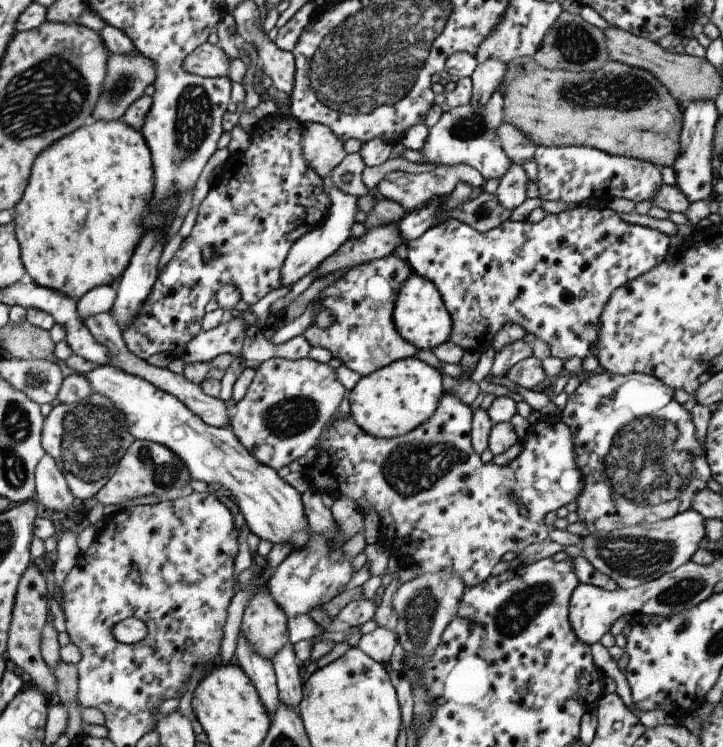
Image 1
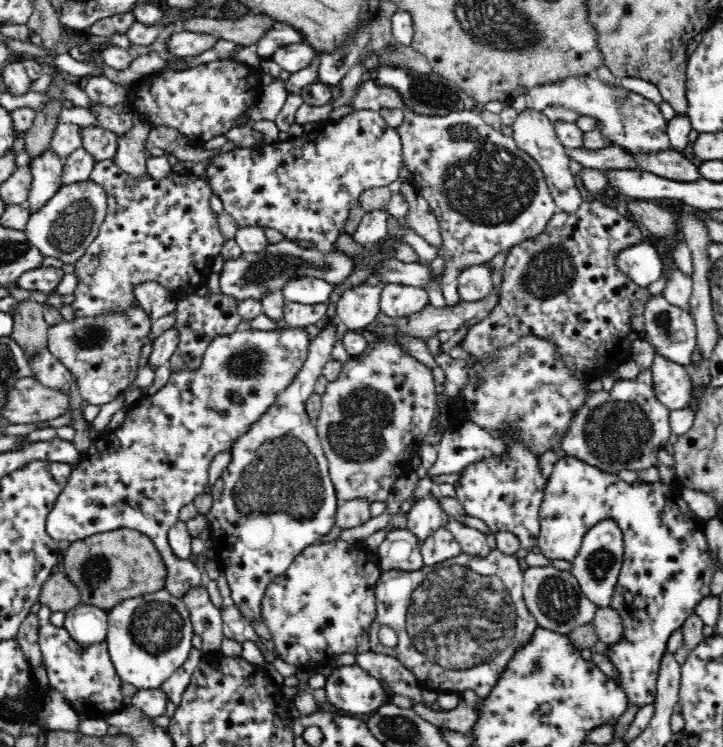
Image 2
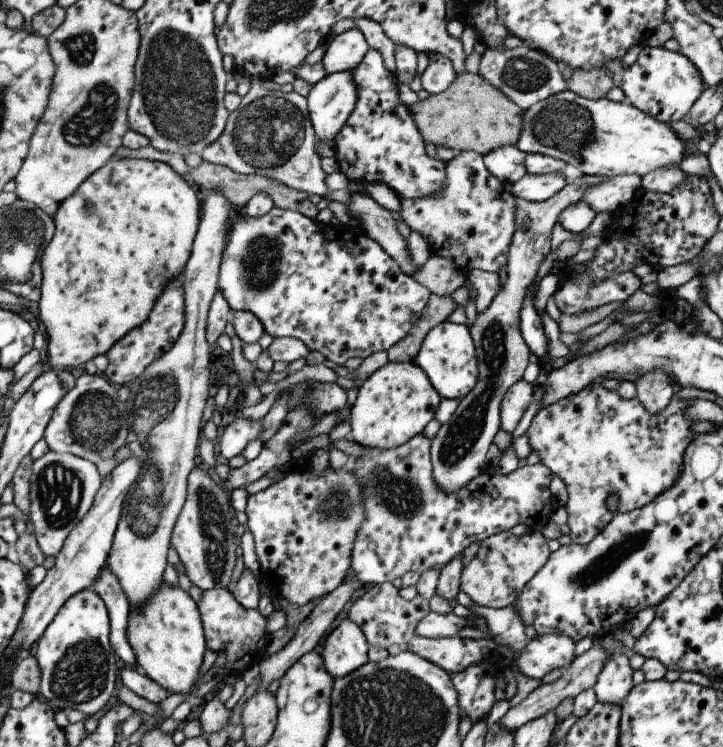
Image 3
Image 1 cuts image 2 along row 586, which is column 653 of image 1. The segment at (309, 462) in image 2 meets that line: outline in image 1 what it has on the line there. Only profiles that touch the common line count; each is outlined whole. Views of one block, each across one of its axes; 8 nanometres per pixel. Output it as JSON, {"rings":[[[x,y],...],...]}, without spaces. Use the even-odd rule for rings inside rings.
{"rings":[[[584,205],[567,209],[561,213],[548,213],[544,219],[538,223],[530,223],[527,220],[520,222],[504,221],[500,226],[493,228],[485,233],[479,233],[468,224],[456,219],[438,220],[422,236],[406,242],[407,260],[412,265],[413,272],[425,279],[431,280],[440,292],[442,300],[450,313],[453,325],[452,332],[448,341],[460,345],[464,351],[477,352],[481,354],[483,348],[490,346],[501,326],[509,322],[515,322],[534,336],[541,338],[546,344],[550,345],[551,356],[556,356],[560,360],[570,357],[578,357],[583,360],[583,370],[594,372],[598,370],[598,359],[594,356],[596,352],[598,321],[608,298],[617,288],[626,284],[629,280],[643,275],[651,268],[664,261],[670,248],[670,237],[663,232],[643,227],[642,225],[630,224],[625,221],[617,212],[607,207],[585,207]]]}

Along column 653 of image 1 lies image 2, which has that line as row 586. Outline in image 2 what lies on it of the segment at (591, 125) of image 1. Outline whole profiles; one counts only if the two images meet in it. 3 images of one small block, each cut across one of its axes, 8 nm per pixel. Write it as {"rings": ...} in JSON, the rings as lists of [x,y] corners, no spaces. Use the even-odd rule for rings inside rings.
{"rings":[[[120,527],[77,540],[62,552],[64,572],[78,589],[81,604],[105,611],[118,602],[165,588],[167,570],[152,539],[138,530]]]}

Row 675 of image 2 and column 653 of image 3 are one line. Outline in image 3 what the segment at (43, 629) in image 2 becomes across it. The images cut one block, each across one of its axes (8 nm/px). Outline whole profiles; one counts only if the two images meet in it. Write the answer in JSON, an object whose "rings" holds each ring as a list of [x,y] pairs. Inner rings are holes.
{"rings":[[[644,46],[636,64],[624,68],[621,60],[610,60],[606,70],[611,74],[614,86],[619,86],[627,102],[638,110],[656,118],[664,124],[682,120],[707,87],[698,69],[682,53],[666,50],[664,47]]]}

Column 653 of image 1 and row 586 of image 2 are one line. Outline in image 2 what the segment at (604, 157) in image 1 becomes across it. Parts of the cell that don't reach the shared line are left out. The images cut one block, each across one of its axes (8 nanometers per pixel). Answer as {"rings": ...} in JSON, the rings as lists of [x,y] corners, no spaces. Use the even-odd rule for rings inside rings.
{"rings":[[[302,326],[268,331],[251,328],[212,338],[197,370],[186,369],[184,364],[181,372],[171,372],[170,380],[155,394],[143,396],[128,409],[121,426],[108,434],[112,446],[104,444],[97,436],[91,448],[81,453],[78,466],[70,473],[67,485],[46,517],[48,536],[57,543],[60,540],[73,543],[120,527],[138,530],[149,536],[158,549],[167,570],[165,589],[172,596],[182,599],[190,588],[200,586],[203,573],[192,560],[176,557],[168,543],[168,530],[178,522],[179,511],[184,506],[209,491],[208,468],[214,456],[226,452],[242,434],[246,434],[276,402],[280,392],[297,378],[307,360],[310,343]]]}

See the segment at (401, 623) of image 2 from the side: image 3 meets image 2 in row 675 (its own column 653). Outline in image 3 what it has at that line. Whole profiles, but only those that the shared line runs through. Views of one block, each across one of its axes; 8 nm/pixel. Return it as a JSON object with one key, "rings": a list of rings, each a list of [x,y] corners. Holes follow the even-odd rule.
{"rings":[[[594,383],[582,392],[558,400],[556,404],[541,408],[536,413],[526,435],[531,450],[538,454],[540,462],[566,485],[569,497],[565,507],[572,543],[585,545],[592,542],[612,520],[615,512],[606,504],[610,494],[616,493],[618,496],[618,511],[627,513],[650,504],[678,480],[684,464],[684,452],[696,435],[692,432],[692,422],[684,416],[686,408],[688,401],[680,400],[675,394],[662,412],[650,414],[642,408],[638,397],[626,400],[618,395],[618,391],[608,390],[601,383]]]}

